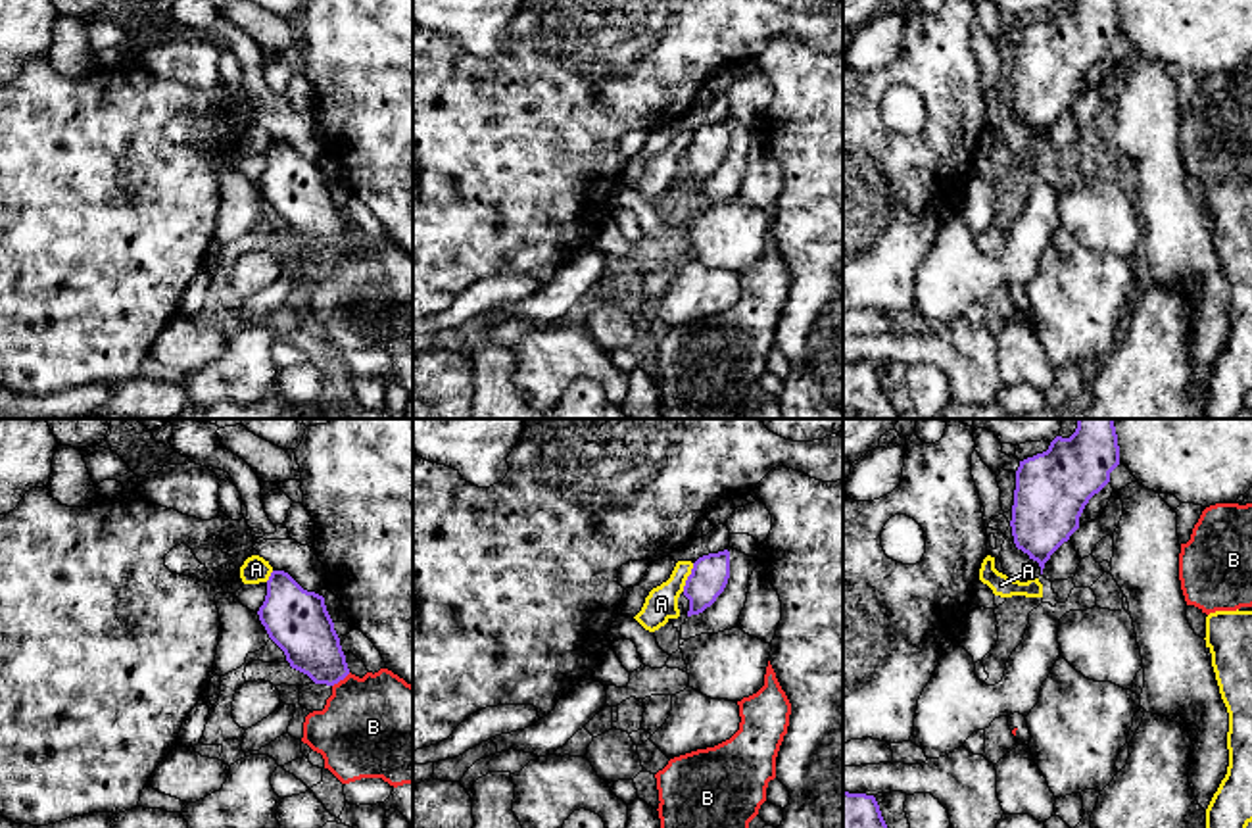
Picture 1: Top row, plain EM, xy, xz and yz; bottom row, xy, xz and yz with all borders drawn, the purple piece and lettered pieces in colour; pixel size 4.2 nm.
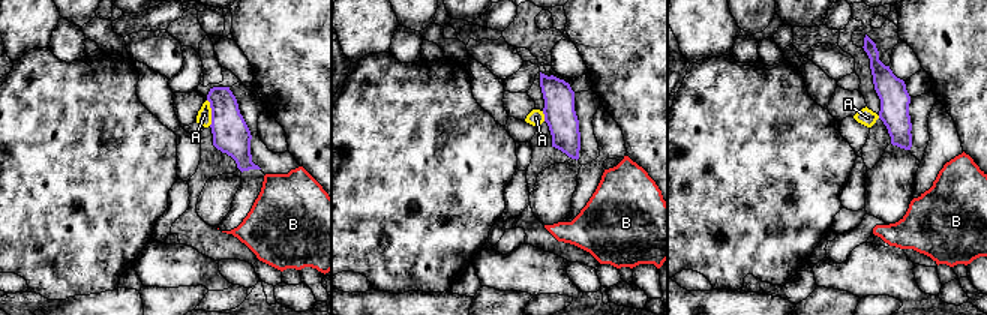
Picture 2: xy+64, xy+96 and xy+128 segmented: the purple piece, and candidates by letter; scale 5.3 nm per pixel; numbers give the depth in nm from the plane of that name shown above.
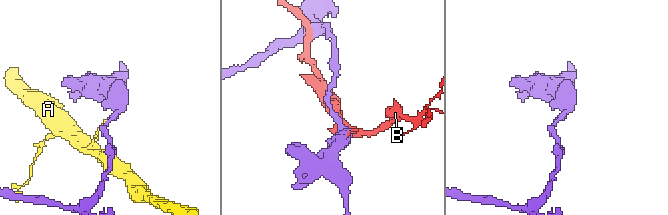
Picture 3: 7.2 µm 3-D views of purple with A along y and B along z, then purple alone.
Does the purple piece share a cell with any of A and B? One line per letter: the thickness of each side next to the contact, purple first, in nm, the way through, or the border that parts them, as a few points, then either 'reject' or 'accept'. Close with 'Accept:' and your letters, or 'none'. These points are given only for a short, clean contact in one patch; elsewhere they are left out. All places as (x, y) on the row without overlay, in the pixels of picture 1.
A: calibres 160 and 140 nm; accept
B: calibres 240 and 440 nm; reject
Accept: A

